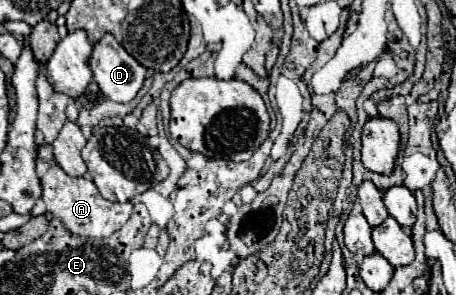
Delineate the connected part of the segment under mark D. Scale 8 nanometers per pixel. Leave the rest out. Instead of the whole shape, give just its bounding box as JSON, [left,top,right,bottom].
[88,34,146,102]

